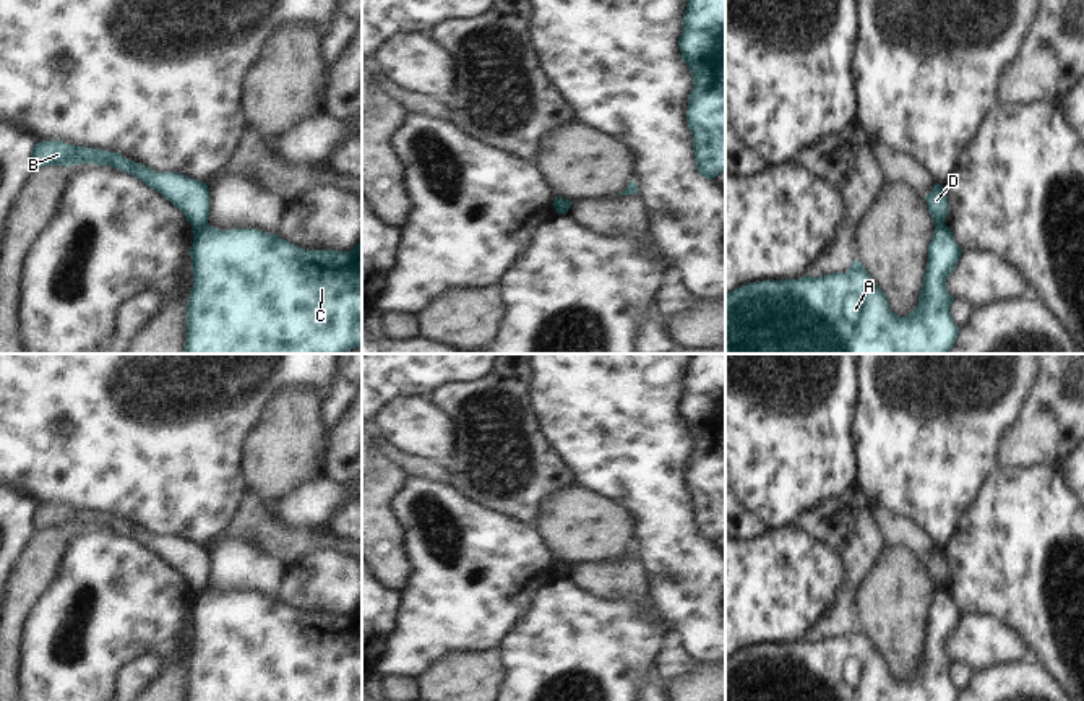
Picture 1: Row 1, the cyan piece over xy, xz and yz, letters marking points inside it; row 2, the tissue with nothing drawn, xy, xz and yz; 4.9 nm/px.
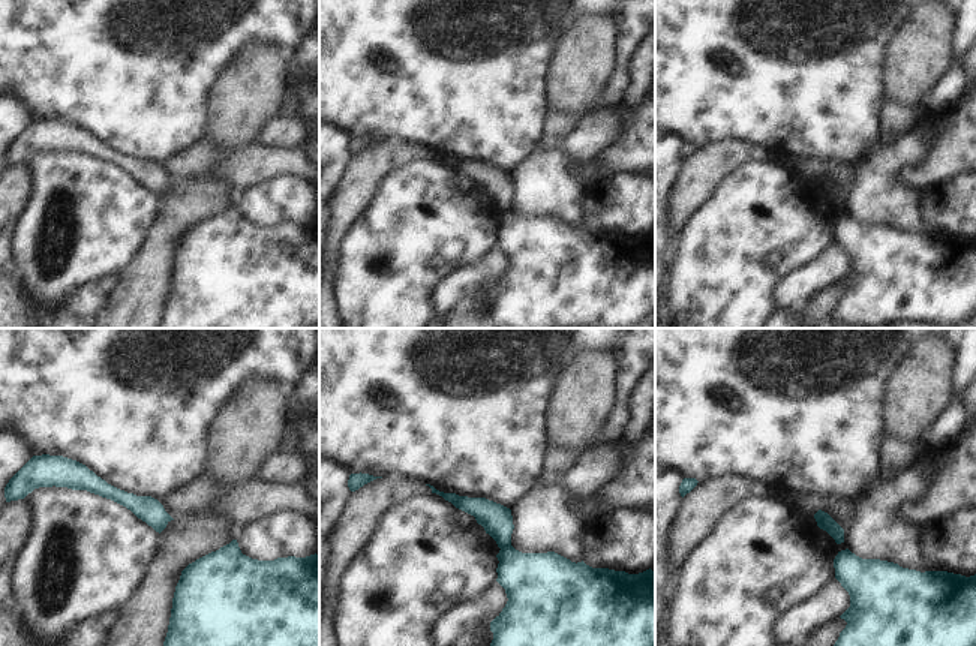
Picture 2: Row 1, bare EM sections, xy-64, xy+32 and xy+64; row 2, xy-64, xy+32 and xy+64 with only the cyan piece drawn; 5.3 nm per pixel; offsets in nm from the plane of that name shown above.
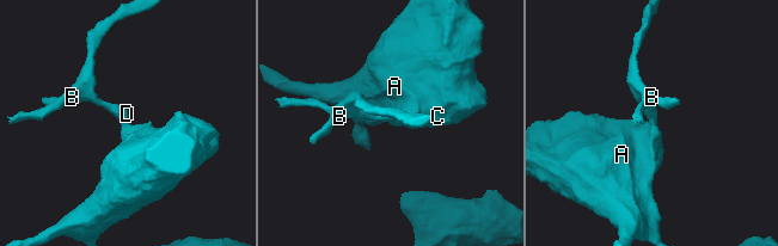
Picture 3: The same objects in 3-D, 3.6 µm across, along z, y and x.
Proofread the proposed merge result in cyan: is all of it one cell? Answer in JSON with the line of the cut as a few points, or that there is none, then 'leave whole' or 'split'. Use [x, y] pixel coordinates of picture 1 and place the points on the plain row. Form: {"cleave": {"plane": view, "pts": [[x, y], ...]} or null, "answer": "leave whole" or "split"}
{"cleave": {"plane": "xy", "pts": [[206, 586], [193, 596]]}, "answer": "split"}

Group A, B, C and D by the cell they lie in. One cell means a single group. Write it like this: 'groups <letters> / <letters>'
groups A C / B D

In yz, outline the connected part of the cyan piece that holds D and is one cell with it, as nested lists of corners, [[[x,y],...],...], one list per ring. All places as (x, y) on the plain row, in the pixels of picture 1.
[[[936,547],[931,555],[925,560],[928,574],[935,587],[944,587],[949,576],[948,560],[943,548]]]

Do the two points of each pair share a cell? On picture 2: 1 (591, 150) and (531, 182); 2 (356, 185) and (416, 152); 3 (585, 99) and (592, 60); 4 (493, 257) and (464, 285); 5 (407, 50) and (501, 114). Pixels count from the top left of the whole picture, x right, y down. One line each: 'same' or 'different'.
1: same
2: same
3: same
4: same
5: same

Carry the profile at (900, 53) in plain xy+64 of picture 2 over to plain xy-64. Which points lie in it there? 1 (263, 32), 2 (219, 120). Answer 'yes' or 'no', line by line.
1: no
2: yes

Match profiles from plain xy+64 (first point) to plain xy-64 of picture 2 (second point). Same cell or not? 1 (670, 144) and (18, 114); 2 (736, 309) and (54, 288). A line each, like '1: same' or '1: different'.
1: same
2: same

